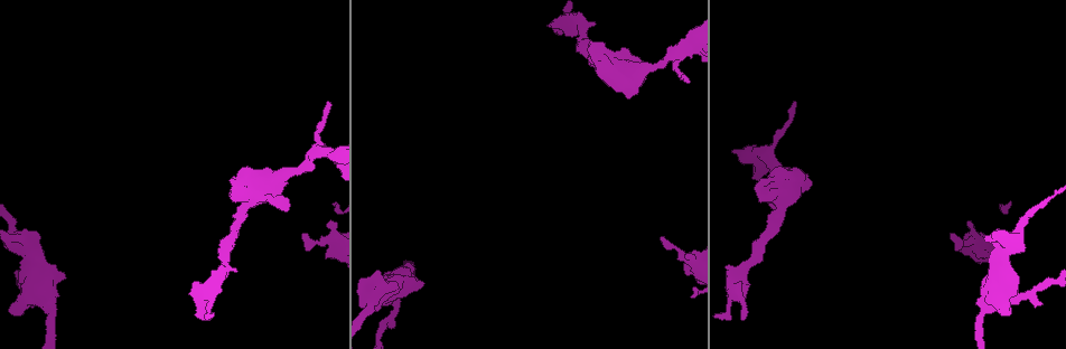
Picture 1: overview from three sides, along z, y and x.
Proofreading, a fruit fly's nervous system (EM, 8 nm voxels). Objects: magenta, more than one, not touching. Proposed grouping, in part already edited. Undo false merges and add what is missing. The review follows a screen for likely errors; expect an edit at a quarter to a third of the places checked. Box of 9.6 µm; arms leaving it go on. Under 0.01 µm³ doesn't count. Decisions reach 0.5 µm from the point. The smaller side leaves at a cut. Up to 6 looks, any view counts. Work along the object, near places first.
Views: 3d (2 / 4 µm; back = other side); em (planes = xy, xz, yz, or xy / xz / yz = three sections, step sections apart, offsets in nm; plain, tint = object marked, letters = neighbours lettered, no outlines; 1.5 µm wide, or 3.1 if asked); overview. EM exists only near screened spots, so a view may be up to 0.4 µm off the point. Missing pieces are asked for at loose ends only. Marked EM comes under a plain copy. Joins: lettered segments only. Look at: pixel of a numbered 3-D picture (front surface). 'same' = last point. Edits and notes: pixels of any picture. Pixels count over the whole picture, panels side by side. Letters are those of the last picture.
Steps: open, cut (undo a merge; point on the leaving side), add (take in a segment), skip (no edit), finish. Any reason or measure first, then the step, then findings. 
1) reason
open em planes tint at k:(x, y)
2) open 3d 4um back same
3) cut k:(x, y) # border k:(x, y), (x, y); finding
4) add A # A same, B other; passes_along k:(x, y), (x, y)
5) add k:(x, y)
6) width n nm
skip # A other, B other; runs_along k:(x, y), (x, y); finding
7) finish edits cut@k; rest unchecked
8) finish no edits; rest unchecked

branch stops here
open 3d 4um at 1:(742, 319)

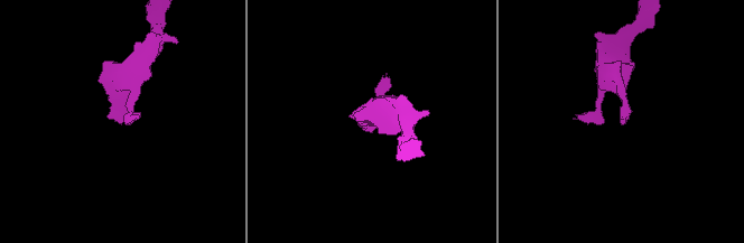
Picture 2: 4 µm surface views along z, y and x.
open em planes letters at 2:(621, 124)

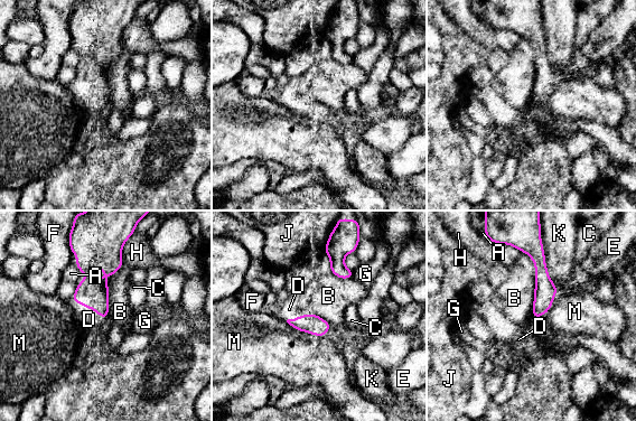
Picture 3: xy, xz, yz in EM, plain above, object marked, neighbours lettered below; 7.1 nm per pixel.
width 140 nm
add D # A other, B other, C other, D same, E other, F other, G other, H other, J other, K other, M other; passes_along 3:(93, 293), (87, 307), (89, 319); it goes on there

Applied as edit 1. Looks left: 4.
see it whole again
open overview

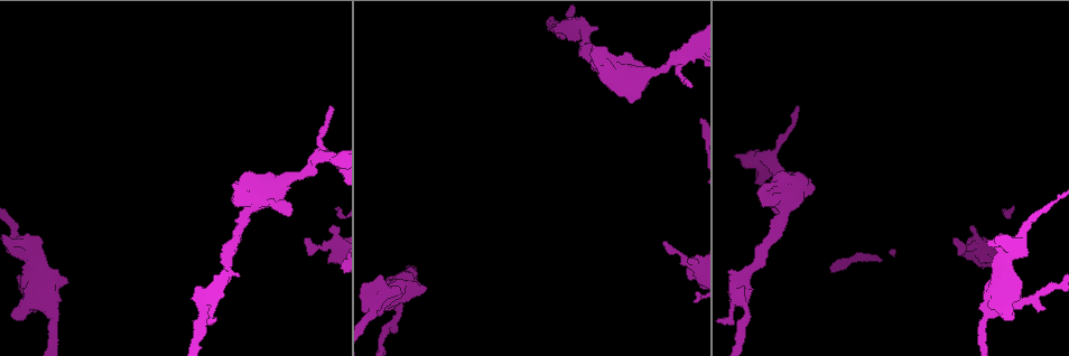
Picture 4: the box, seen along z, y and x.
an open end
open em planes letters at 4:(954, 238)

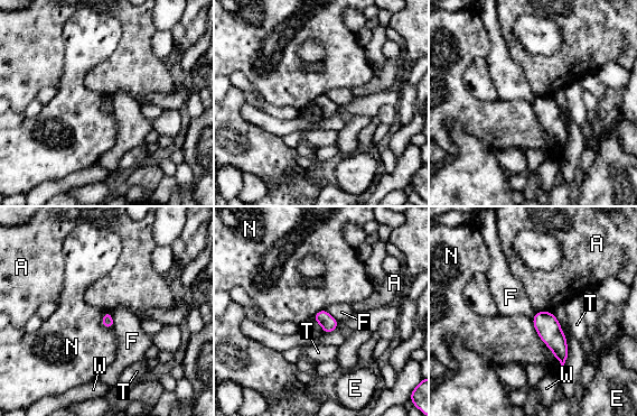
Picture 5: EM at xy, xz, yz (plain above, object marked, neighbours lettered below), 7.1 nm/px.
skip # A other, E other, F other, N other, T other, W other; border 5:(536, 311), (549, 311), (551, 313); no lettered segment goes on from it

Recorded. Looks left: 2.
free end
open 3d 4um at 4:(1011, 271)

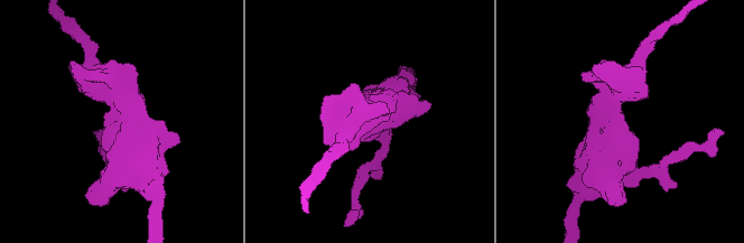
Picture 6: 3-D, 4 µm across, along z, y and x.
open em xz step 4 letters at 6:(104, 120)

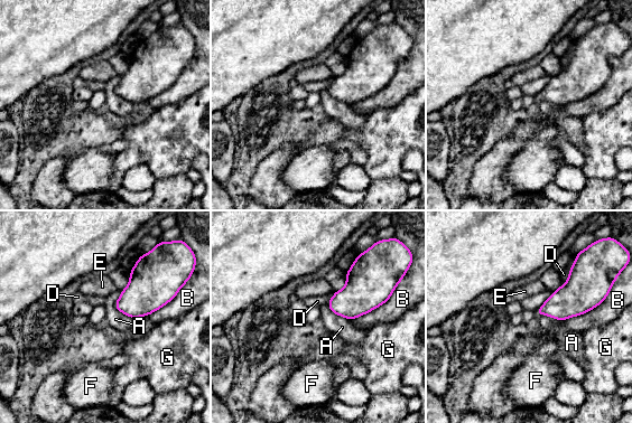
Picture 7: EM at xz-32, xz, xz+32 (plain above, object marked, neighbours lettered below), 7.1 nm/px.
skip # A other, B other, D other, E other, F other, G other; border 7:(576, 255), (568, 279), (561, 284); none of them fits

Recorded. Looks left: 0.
finish edits add@3; rest unchecked

